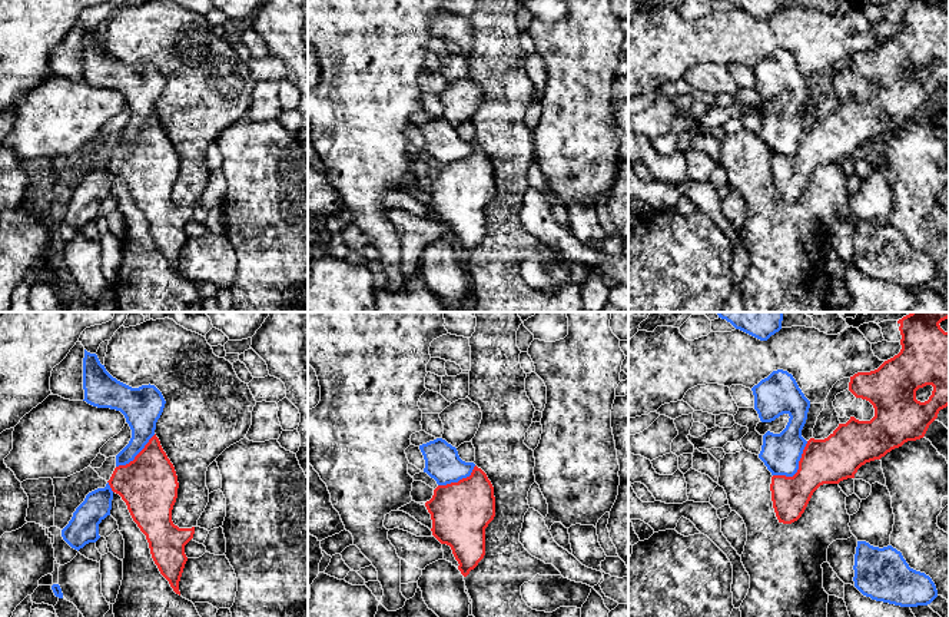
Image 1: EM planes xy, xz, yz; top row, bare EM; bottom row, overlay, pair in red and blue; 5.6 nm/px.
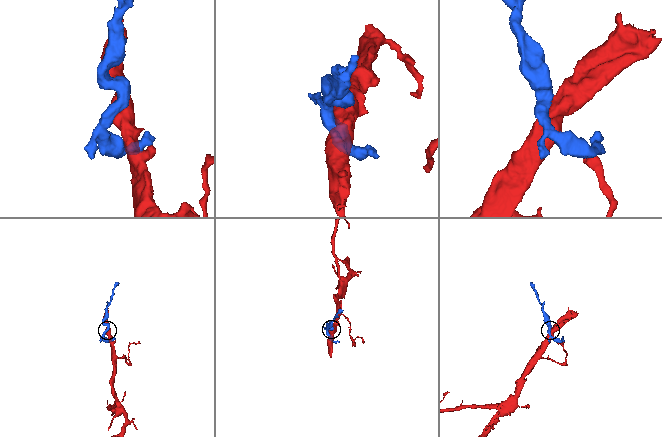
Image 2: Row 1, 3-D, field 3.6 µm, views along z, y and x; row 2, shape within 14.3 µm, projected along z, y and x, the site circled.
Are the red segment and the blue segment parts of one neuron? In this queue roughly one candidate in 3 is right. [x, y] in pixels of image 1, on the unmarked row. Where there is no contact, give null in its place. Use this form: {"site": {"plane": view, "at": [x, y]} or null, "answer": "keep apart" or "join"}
{"site": {"plane": "yz", "at": [799, 148]}, "answer": "keep apart"}

